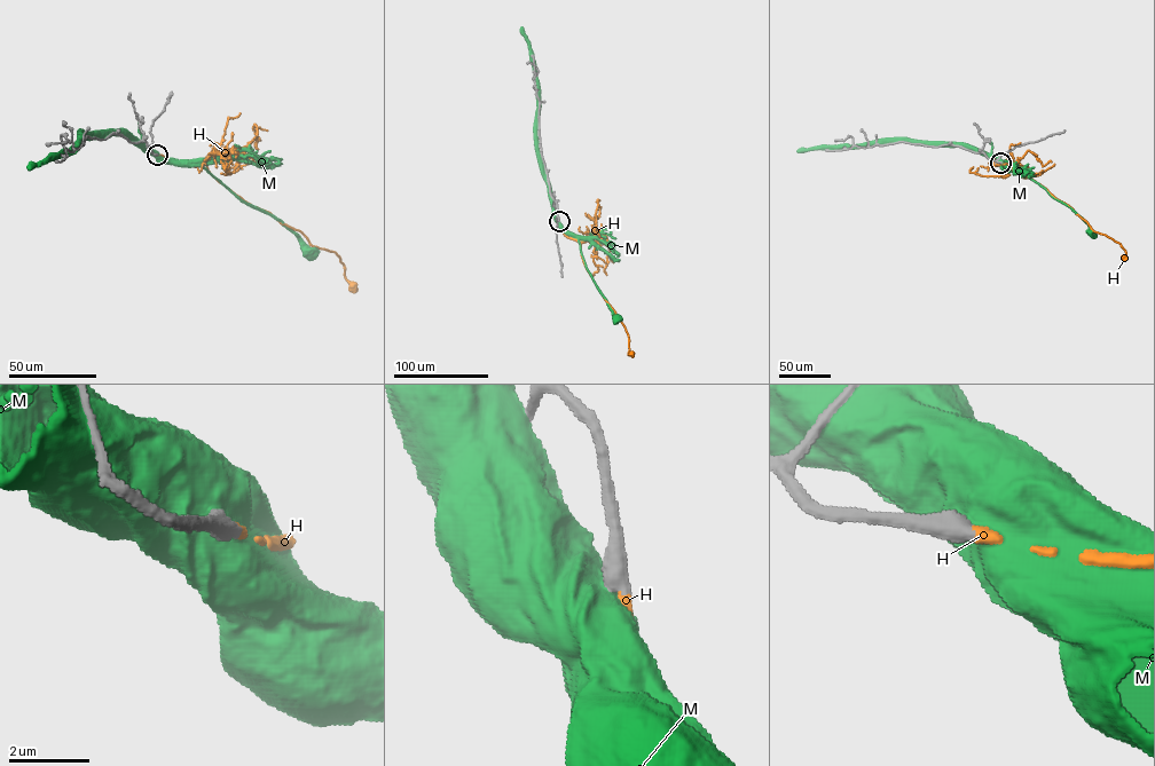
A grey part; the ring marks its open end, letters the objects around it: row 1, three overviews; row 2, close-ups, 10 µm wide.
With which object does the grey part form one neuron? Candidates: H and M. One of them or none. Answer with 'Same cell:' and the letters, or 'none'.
Same cell: H

